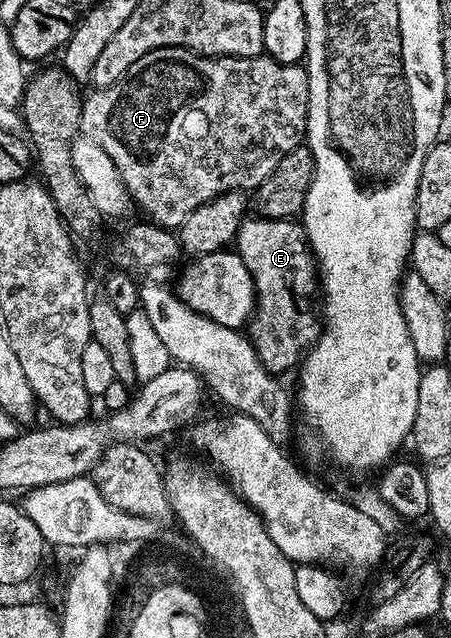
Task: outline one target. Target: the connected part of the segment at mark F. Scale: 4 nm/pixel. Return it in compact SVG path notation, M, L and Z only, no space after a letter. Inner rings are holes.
M160 47L144 56L138 57L132 64L123 78L108 86L101 86L99 89L92 89L92 92L85 94L82 99L82 121L80 122L80 135L83 138L94 141L114 161L122 181L128 187L128 197L133 204L136 203L149 215L147 217L153 224L163 228L176 229L182 221L198 205L210 201L219 195L225 195L227 191L239 191L241 193L251 192L270 173L274 173L274 165L286 157L286 153L297 150L308 131L308 107L312 103L310 97L310 85L308 84L308 73L303 66L294 63L279 63L277 59L267 54L254 56L252 59L236 58L234 56L218 56L212 58L206 55L196 54L184 47ZM175 159L212 159L212 163L172 163Z

